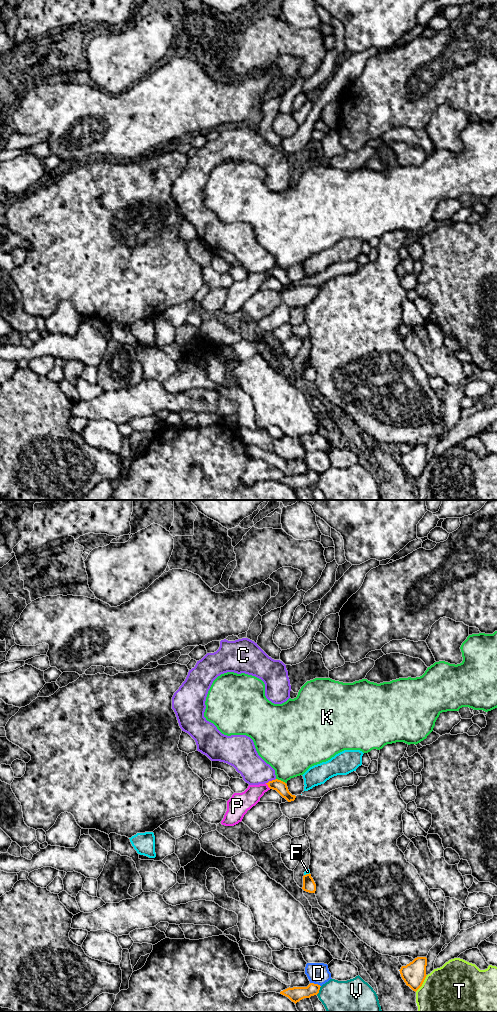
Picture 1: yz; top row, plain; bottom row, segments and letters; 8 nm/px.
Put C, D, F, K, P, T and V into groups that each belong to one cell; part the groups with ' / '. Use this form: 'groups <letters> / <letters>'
groups C / D P / F / K / T / V

